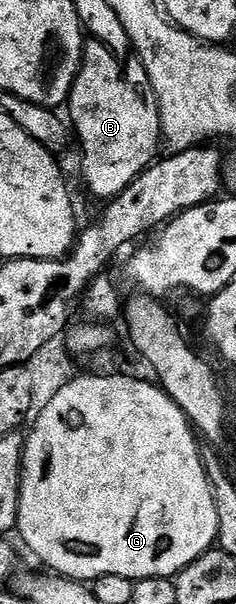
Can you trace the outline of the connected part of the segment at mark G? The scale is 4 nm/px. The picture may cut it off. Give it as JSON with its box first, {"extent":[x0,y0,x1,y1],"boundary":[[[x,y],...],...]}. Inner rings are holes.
{"extent":[17,376,219,583],"boundary":[[[72,376],[67,384],[61,387],[61,391],[58,391],[57,395],[54,395],[53,399],[46,404],[44,409],[38,410],[38,412],[34,414],[35,426],[29,431],[26,430],[23,443],[23,466],[21,467],[21,479],[19,480],[19,520],[17,522],[17,533],[23,536],[24,543],[47,564],[44,566],[46,566],[50,572],[61,577],[70,577],[72,581],[90,583],[105,575],[121,575],[133,582],[140,581],[141,579],[149,579],[150,577],[169,577],[174,579],[179,576],[179,572],[182,571],[182,569],[189,567],[189,563],[201,559],[201,555],[208,553],[219,540],[219,536],[217,535],[217,507],[213,504],[213,491],[209,487],[209,479],[205,475],[205,467],[201,463],[201,445],[197,440],[197,434],[188,423],[187,416],[183,414],[181,407],[177,407],[177,403],[173,403],[173,399],[169,399],[167,392],[165,392],[164,389],[160,389],[158,384],[152,383],[150,380],[148,380],[149,382],[138,381],[135,377],[95,376],[99,377]]]}

